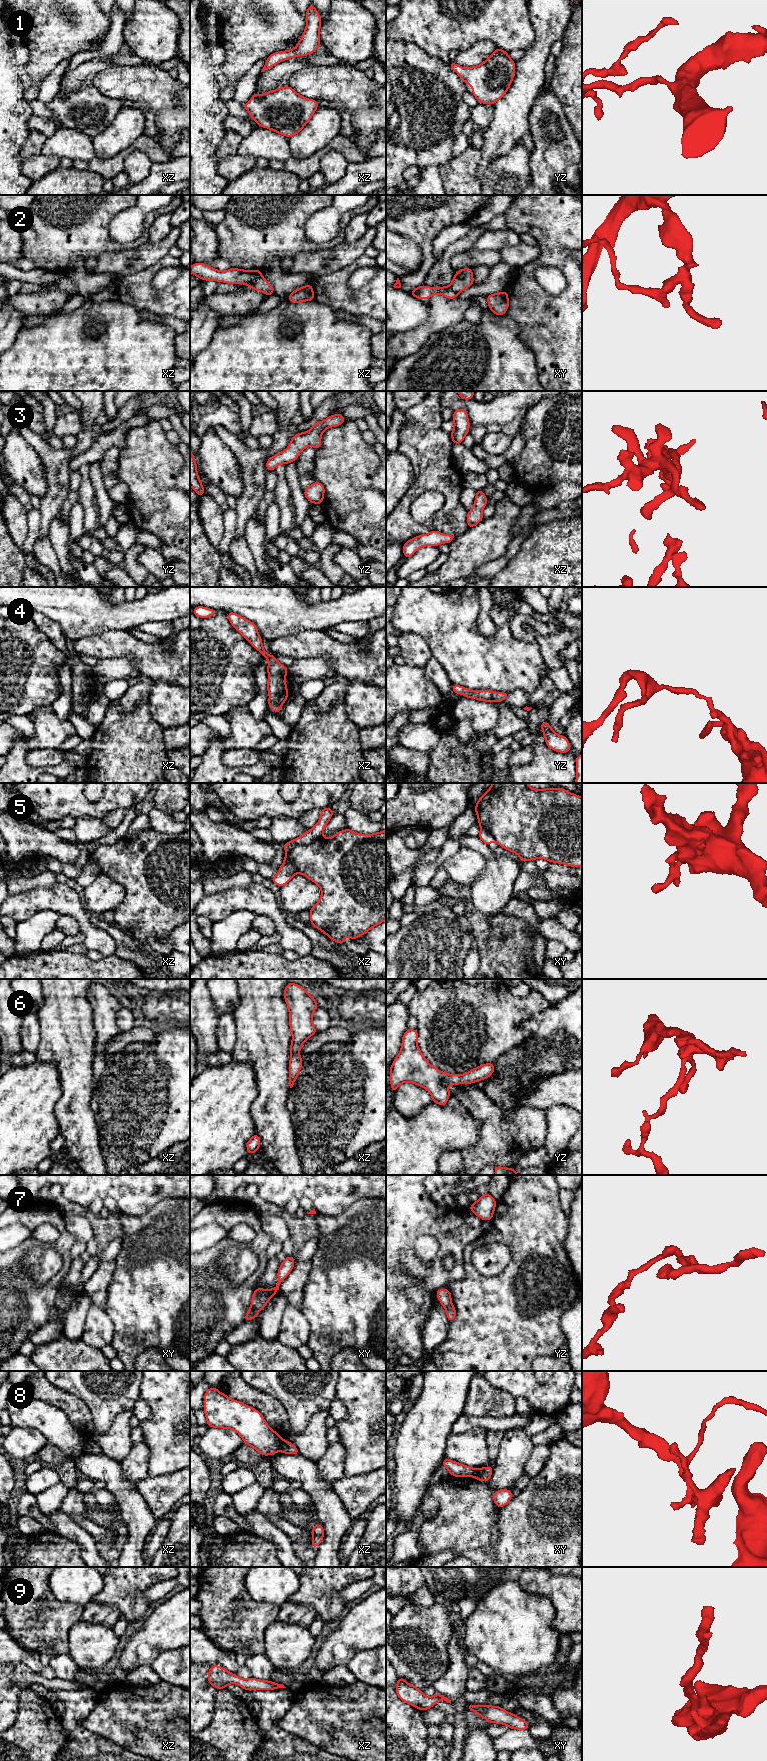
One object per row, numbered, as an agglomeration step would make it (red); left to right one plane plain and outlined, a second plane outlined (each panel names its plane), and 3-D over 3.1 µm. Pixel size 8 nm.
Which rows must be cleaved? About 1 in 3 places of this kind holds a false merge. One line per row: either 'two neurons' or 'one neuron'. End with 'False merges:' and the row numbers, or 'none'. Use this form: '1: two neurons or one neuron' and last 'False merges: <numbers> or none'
1: one neuron
2: two neurons
3: one neuron
4: one neuron
5: one neuron
6: one neuron
7: two neurons
8: two neurons
9: one neuron
False merges: 2, 7, 8

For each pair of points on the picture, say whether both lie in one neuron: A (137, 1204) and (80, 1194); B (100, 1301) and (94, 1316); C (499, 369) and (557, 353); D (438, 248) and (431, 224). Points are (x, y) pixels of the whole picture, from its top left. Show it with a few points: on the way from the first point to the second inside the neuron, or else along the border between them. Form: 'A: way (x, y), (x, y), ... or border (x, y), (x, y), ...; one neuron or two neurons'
A: way (123, 1190), (94, 1190); one neuron
B: border (92, 1303), (104, 1310); two neurons
C: border (521, 340), (535, 357), (537, 378), (539, 380); two neurons
D: border (455, 224), (445, 227), (433, 240); two neurons

